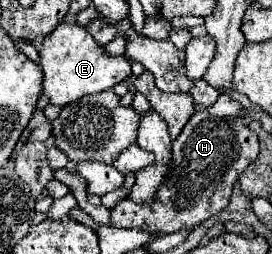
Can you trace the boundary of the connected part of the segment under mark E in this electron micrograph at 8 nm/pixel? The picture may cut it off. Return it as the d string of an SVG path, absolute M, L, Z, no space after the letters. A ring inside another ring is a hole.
M63 21L51 35L43 39L39 63L43 69L43 93L49 97L49 103L61 107L81 99L83 95L107 91L131 75L131 61L127 61L125 55L107 55L103 47L85 31L85 27L75 21Z

